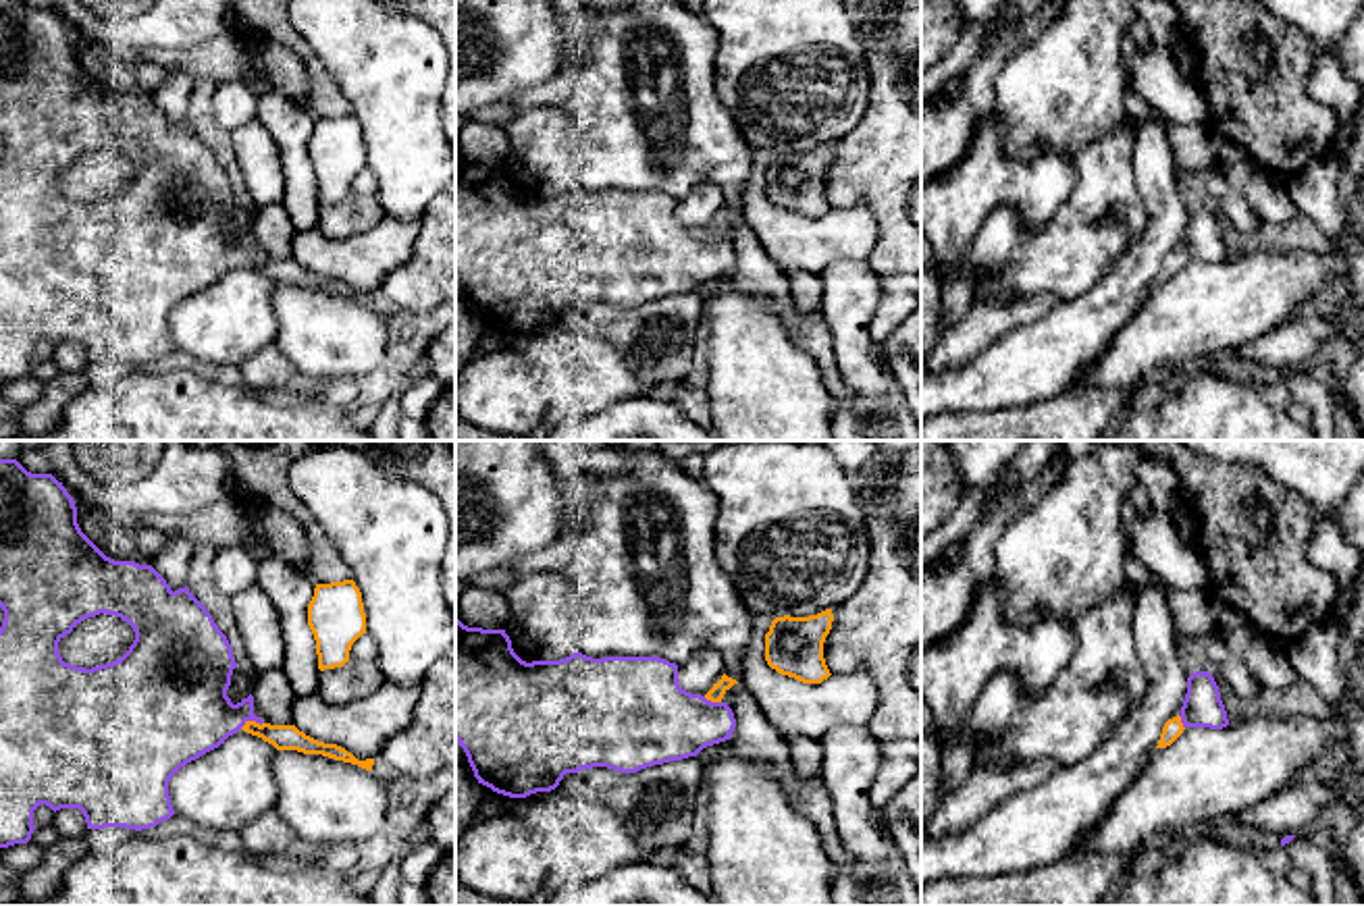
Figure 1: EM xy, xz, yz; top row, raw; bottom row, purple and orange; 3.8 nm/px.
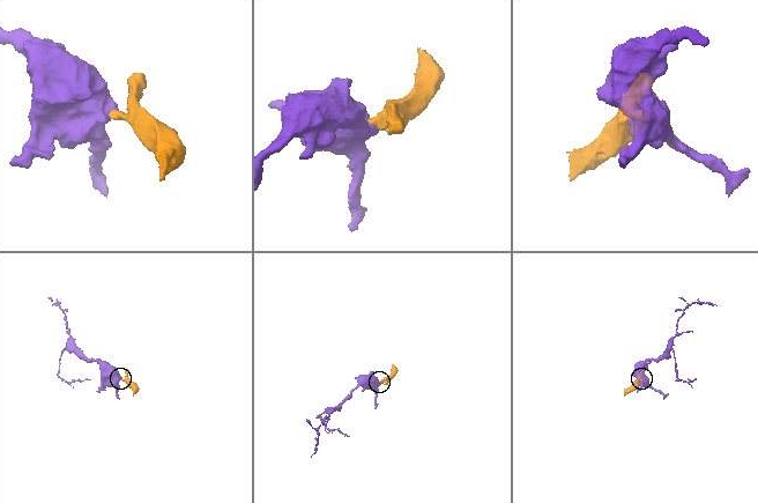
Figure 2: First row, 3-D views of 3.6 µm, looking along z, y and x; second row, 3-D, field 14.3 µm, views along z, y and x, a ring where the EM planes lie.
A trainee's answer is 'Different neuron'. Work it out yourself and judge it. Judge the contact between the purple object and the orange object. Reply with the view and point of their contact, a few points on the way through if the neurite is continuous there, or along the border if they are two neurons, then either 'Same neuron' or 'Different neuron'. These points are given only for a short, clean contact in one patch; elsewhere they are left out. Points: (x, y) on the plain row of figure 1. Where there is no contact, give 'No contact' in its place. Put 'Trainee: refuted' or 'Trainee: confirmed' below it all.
Touches purple at xy (250, 254). Path across: xy (186, 248), (250, 254), (258, 262), (281, 271). Same neuron
Trainee: refuted

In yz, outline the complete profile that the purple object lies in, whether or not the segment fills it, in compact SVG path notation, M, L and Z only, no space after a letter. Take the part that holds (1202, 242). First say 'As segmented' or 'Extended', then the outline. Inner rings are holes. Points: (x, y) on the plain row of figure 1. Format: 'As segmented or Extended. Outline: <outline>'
Extended. Outline: M1196 206L1187 212L1181 247L1164 258L1156 283L1171 281L1185 262L1223 264L1227 260L1227 245L1212 208Z

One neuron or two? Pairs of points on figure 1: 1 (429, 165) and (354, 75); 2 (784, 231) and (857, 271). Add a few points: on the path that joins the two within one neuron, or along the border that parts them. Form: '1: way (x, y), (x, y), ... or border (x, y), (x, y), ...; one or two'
1: way (406, 142), (402, 123), (377, 98); one
2: border (866, 258), (828, 264), (818, 275); two

